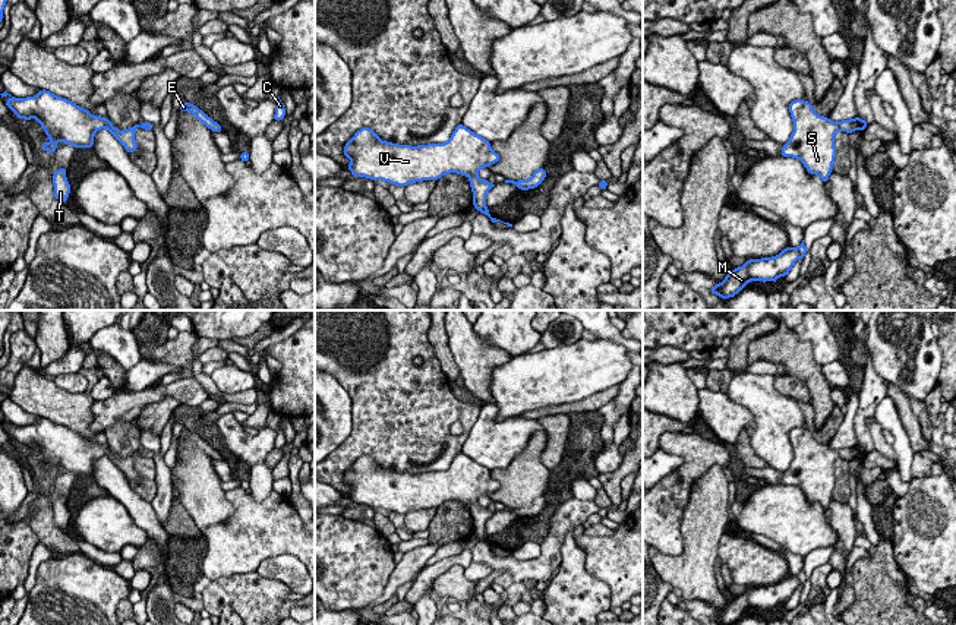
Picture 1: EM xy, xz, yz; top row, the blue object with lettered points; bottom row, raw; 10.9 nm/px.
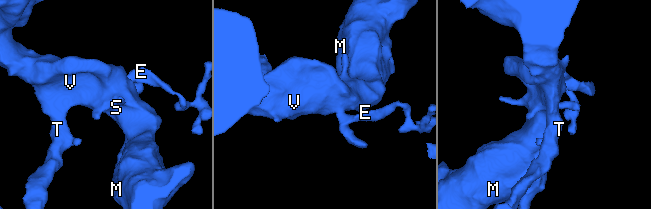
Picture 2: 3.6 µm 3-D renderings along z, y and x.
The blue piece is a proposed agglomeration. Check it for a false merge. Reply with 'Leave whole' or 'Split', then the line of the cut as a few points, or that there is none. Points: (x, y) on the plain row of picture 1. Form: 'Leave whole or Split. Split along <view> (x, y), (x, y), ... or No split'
Leave whole. No split

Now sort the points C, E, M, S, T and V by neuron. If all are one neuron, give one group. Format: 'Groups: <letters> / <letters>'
Groups: C E M S T V

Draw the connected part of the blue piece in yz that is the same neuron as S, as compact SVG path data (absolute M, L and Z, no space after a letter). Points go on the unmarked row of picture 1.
M804 427L789 430L789 441L795 457L783 473L780 484L798 486L810 502L818 502L824 511L829 508L836 484L834 461L843 458L849 463L868 454L859 445L832 449L829 445L818 444Z

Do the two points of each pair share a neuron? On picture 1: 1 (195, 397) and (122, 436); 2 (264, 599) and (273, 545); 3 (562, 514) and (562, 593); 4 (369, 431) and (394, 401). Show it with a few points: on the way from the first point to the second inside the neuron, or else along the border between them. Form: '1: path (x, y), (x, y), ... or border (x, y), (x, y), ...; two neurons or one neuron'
1: border (180, 403), (172, 397), (164, 397), (145, 407); two neurons
2: border (256, 570), (223, 577); two neurons
3: border (573, 530), (565, 536), (558, 567); two neurons
4: path (376, 423), (391, 409); one neuron

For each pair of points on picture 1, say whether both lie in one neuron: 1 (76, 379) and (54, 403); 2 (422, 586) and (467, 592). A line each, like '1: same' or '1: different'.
1: different
2: different

